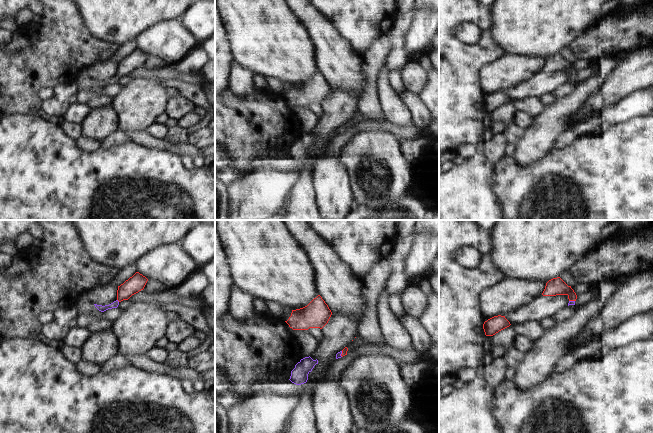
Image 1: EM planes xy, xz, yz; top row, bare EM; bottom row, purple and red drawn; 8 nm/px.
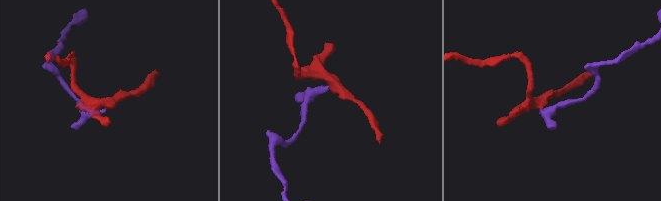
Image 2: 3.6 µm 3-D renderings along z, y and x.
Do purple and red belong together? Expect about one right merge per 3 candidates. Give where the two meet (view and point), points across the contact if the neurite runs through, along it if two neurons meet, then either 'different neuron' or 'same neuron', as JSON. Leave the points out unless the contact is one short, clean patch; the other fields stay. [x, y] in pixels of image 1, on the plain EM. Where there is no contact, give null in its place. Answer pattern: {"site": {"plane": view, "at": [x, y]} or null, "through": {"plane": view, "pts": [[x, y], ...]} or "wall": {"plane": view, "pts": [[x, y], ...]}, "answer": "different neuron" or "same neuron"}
{"site": {"plane": "xz", "at": [341, 129]}, "through": {"plane": "xz", "pts": [[338, 131], [341, 129], [344, 128]]}, "answer": "same neuron"}

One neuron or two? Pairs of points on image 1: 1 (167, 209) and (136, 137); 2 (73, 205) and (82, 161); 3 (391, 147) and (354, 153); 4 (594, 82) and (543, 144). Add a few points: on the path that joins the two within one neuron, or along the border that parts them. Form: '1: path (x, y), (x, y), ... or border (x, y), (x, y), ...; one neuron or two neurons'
1: border (130, 140), (148, 147), (161, 149); two neurons
2: path (82, 194), (82, 172); one neuron
3: path (382, 153), (363, 153); one neuron
4: path (578, 95), (545, 128); one neuron

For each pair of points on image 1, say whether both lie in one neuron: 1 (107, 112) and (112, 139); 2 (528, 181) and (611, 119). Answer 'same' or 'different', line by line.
1: different
2: different

